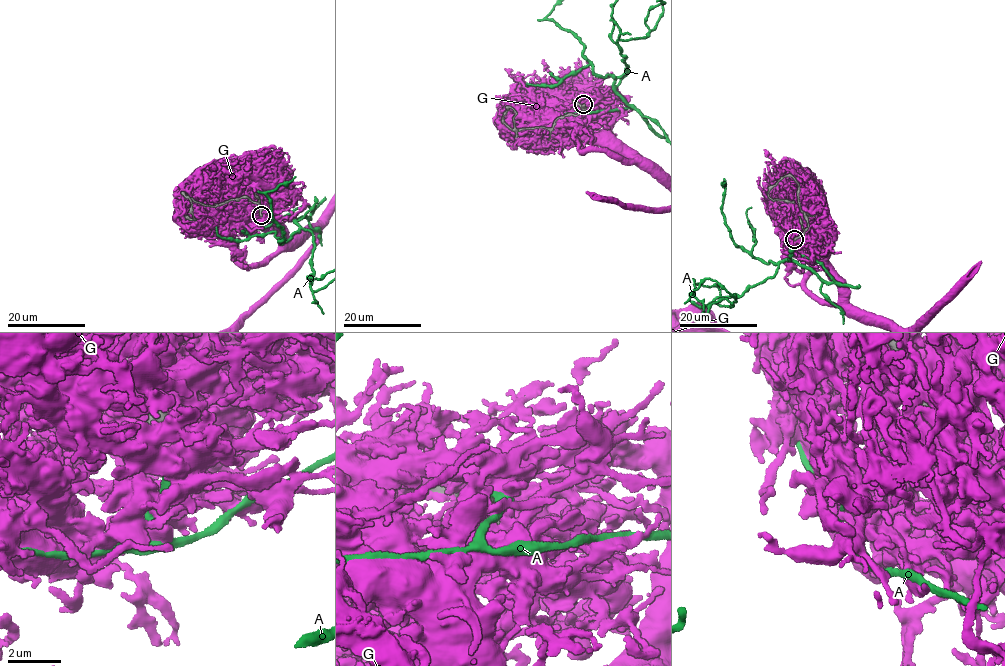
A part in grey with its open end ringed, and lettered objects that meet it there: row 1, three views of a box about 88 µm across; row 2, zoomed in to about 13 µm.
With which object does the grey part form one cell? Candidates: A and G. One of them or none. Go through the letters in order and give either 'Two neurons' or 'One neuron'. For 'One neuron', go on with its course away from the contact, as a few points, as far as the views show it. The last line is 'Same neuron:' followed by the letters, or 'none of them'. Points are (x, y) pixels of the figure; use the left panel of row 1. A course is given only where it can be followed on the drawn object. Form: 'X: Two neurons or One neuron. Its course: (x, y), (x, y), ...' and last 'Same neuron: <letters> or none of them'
A: One neuron
G: Two neurons
Same neuron: A

